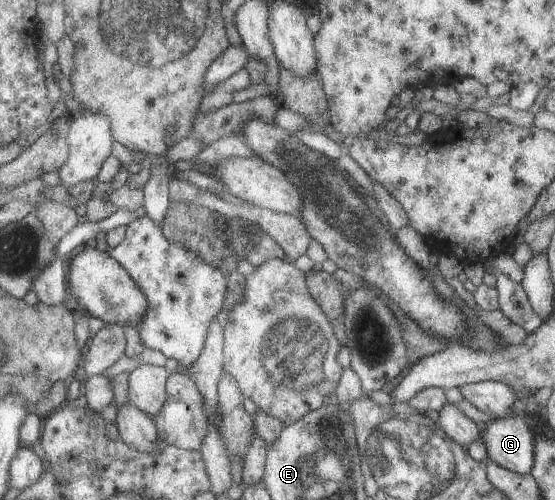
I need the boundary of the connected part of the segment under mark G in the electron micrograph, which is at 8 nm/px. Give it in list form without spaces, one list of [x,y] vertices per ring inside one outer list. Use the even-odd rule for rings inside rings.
[[[523,417],[490,420],[480,432],[486,456],[512,473],[529,473],[534,463],[534,434]]]

